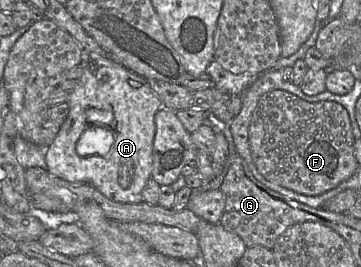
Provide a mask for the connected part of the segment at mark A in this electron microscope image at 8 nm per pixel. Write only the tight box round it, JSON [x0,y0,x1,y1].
[46,56,163,203]

